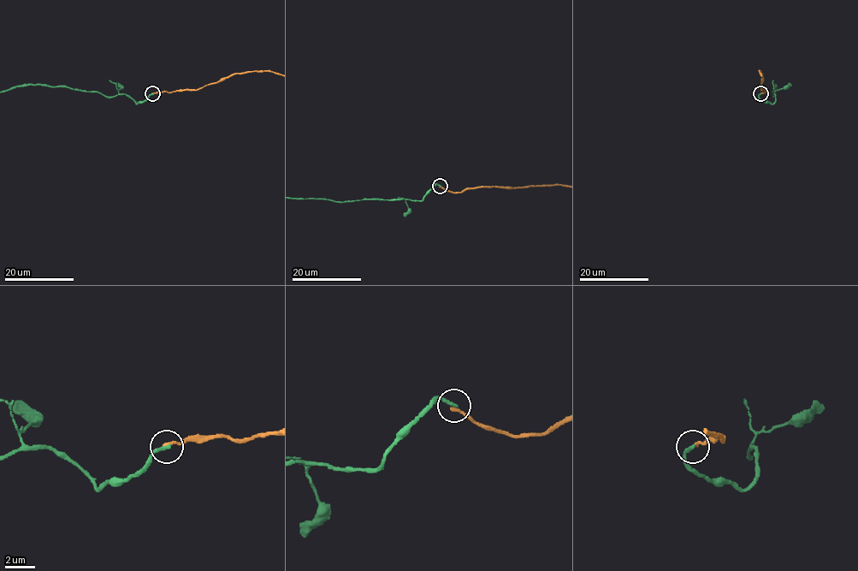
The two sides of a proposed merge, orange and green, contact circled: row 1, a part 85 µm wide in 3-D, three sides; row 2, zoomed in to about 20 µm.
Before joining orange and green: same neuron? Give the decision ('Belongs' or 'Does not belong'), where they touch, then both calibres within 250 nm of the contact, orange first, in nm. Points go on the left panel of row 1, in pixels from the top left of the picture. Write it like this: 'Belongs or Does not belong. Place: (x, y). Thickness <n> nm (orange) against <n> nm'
Does not belong. Place: (152, 93). Thickness 200 nm (orange) against 240 nm

